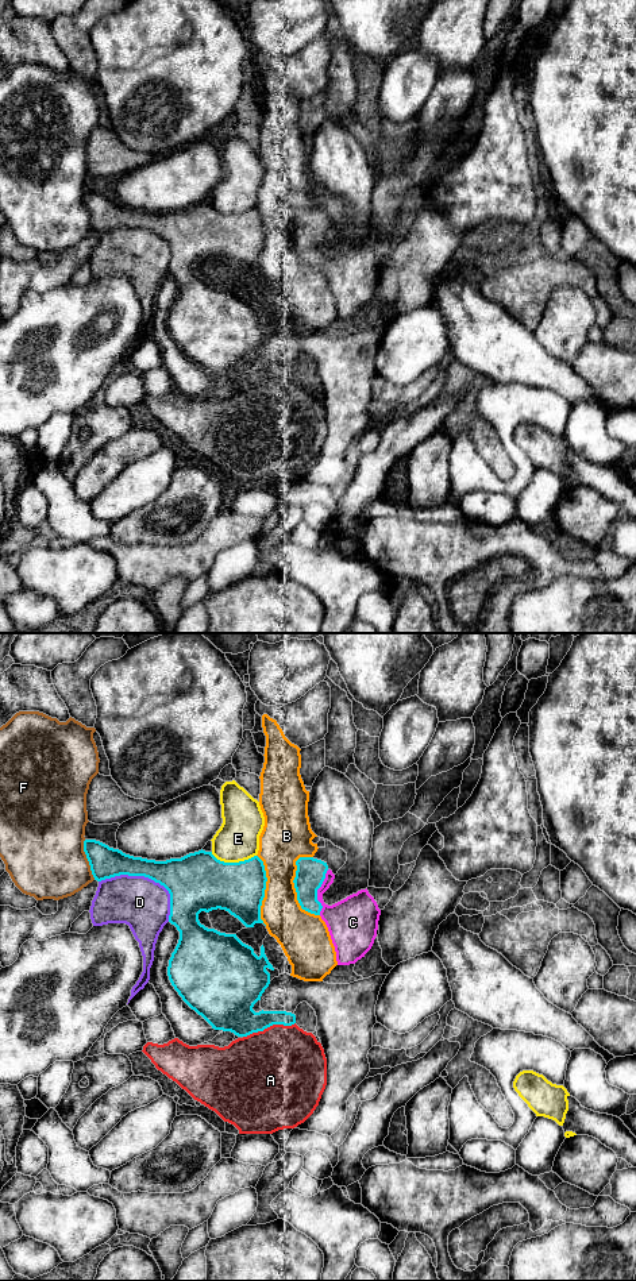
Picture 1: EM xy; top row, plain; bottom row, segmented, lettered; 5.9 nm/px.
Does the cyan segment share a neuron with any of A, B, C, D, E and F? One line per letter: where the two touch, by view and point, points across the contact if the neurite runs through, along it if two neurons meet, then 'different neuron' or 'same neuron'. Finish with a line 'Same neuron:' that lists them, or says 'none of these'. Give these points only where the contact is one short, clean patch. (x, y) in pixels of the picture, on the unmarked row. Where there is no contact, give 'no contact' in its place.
A: meets cyan in xy at (269, 378); border along xy (295, 374), (290, 377), (270, 377), (243, 389); different neuron
B: meets cyan in xy at (296, 243); different neuron
C: meets cyan in xy at (316, 244); same neuron
D: meets cyan in xy at (149, 230); different neuron
E: meets cyan in xy at (234, 215); different neuron
F: meets cyan in xy at (88, 212); different neuron
Same neuron: C

